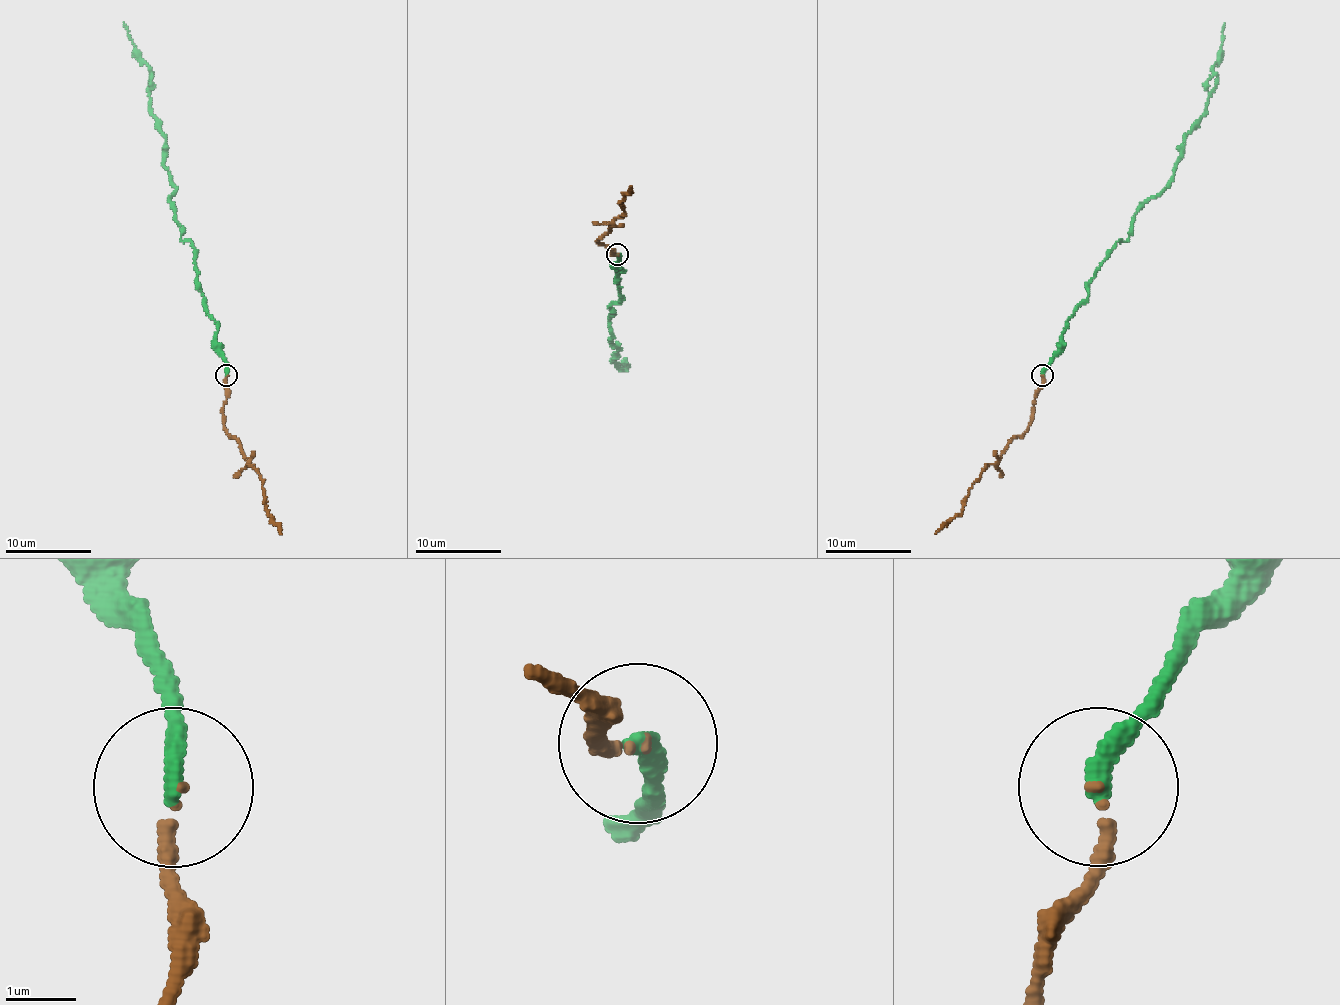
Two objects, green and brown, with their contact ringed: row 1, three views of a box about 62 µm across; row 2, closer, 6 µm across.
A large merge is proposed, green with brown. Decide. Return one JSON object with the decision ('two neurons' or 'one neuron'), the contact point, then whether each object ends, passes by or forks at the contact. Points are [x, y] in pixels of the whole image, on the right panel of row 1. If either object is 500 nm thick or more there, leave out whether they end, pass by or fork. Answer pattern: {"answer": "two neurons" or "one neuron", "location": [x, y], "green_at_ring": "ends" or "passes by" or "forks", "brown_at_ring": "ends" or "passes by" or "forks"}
{"answer": "one neuron", "location": [1042, 375], "green_at_ring": "ends", "brown_at_ring": "ends"}

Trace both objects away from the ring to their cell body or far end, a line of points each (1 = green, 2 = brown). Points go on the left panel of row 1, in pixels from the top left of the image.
1: (226, 375), (196, 252), (180, 239), (169, 200), (176, 189), (152, 113), (151, 70), (123, 22)
2: (227, 375), (225, 429), (236, 438), (251, 467), (259, 475), (265, 508), (282, 534)

